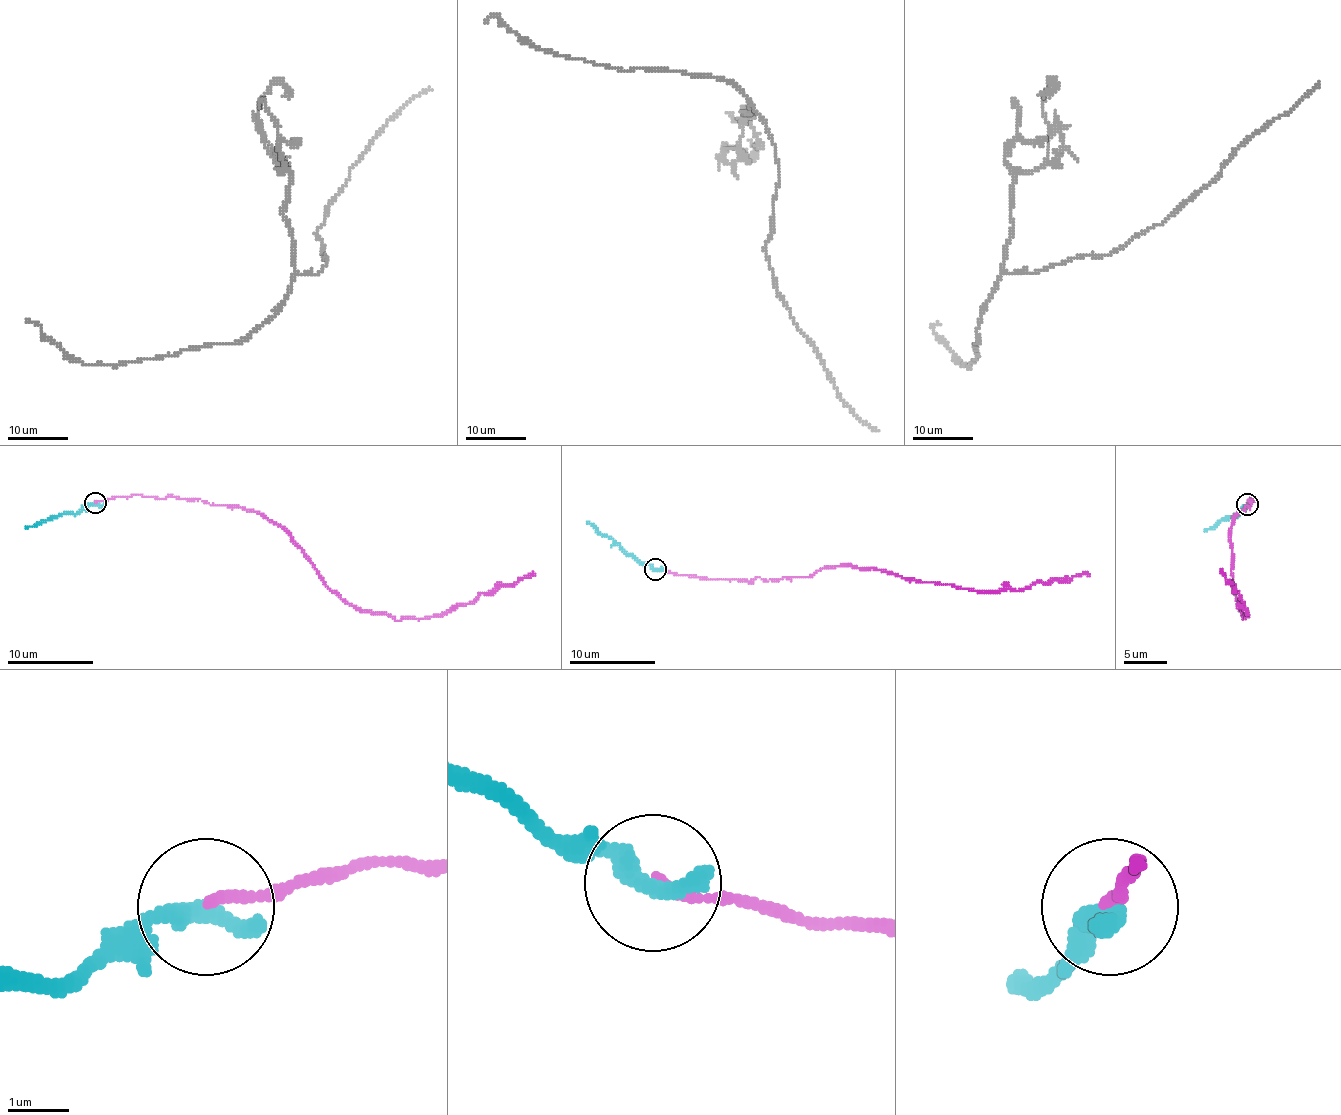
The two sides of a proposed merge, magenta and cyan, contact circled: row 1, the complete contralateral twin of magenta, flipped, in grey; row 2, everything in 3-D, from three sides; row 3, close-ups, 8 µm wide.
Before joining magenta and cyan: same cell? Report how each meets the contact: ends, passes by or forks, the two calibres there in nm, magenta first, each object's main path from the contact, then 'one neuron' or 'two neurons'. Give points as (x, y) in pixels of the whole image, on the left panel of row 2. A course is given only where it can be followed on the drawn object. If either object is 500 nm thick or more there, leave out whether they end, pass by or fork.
magenta ends | cyan ends | 150/400 nm | magenta via (95, 503), (142, 494), (253, 509), (278, 524), (330, 588), (397, 621), (442, 616), (535, 573) | cyan via (95, 503), (25, 528) | two neurons

